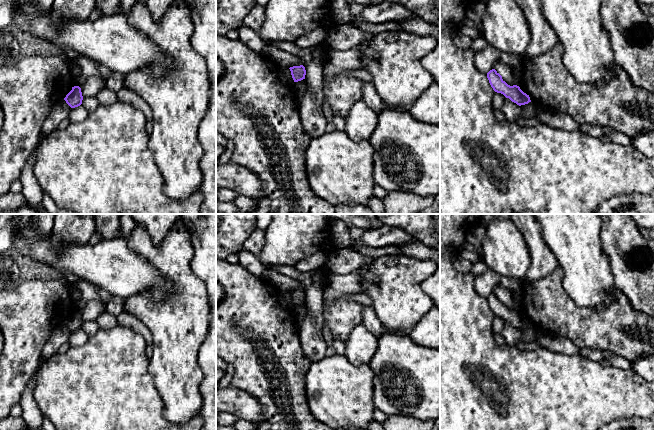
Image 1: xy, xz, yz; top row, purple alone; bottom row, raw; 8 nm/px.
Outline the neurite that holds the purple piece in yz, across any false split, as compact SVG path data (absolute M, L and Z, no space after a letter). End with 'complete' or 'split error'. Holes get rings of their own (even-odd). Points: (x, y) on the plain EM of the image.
M495 293L487 297L487 302L495 316L503 318L517 329L521 330L531 326L529 319L524 317L517 309L508 309Z; complete

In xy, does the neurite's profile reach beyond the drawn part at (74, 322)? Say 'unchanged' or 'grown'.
unchanged

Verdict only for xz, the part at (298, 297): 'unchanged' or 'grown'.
unchanged

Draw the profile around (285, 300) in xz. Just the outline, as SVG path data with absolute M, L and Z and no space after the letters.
M279 291L279 302L282 307L287 309L293 309L294 304L291 299L291 295L289 292L286 291Z

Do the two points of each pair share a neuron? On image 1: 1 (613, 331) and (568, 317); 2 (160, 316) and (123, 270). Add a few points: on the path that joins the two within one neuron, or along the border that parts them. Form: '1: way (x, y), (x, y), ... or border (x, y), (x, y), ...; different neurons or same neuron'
1: way (602, 329), (579, 324); same neuron
2: border (164, 298), (135, 293), (123, 299); different neurons

